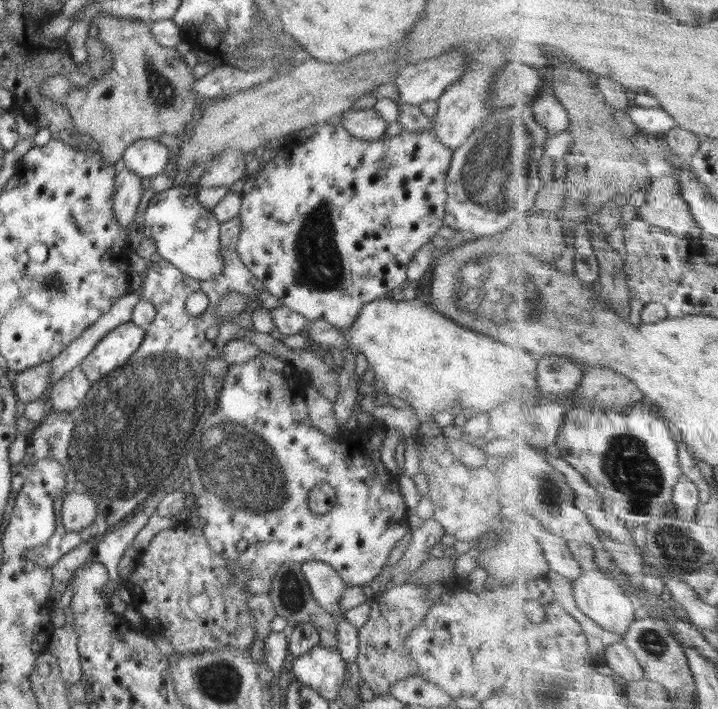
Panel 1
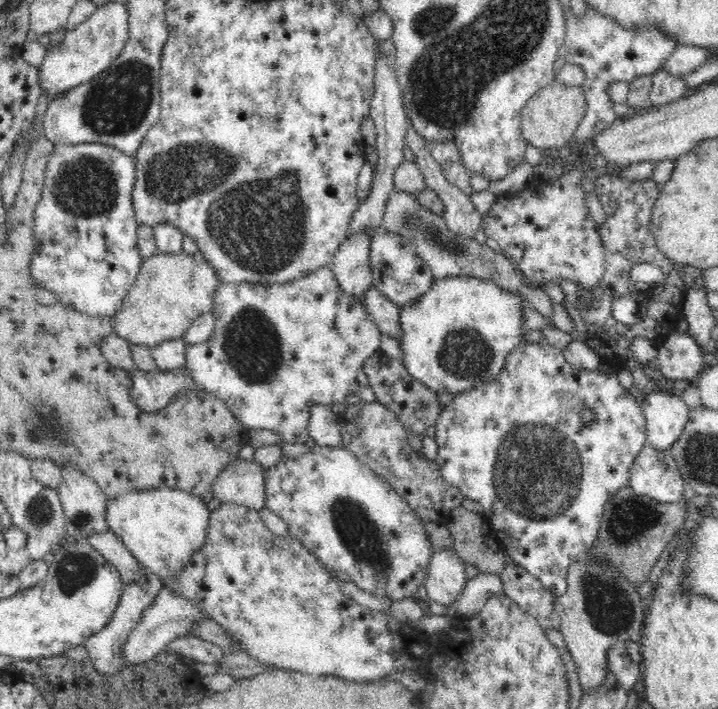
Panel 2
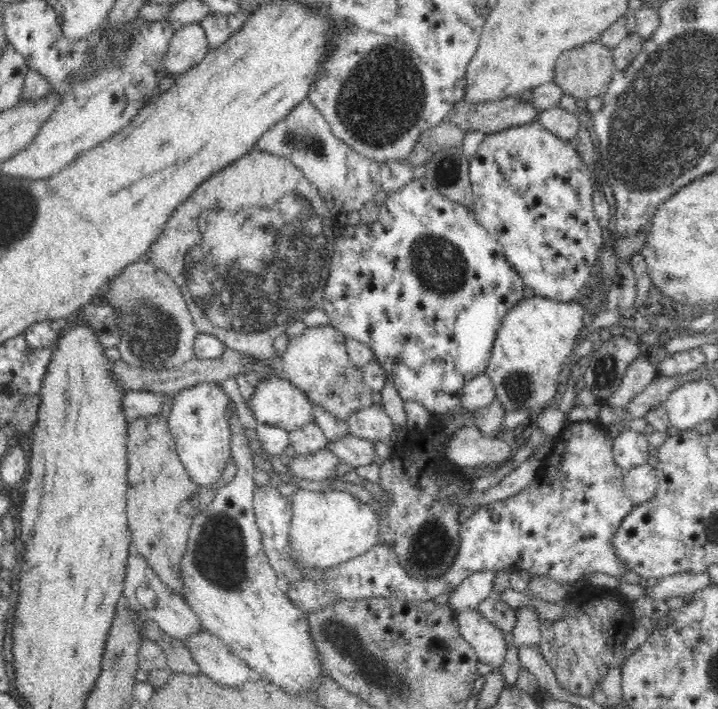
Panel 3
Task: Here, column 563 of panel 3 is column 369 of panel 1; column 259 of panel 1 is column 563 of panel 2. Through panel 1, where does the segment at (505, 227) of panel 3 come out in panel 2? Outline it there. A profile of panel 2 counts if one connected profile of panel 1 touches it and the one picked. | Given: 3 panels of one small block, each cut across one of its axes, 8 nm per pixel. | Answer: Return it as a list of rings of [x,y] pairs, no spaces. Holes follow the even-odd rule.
[[[588,149],[578,156],[571,170],[564,169],[562,176],[554,181],[546,181],[534,174],[526,182],[524,189],[517,193],[508,192],[497,196],[489,213],[481,217],[480,227],[484,229],[486,238],[496,240],[501,252],[508,255],[512,262],[525,274],[534,286],[545,286],[548,282],[559,284],[562,279],[568,279],[587,290],[584,294],[586,303],[593,297],[594,288],[600,286],[605,272],[605,250],[597,231],[596,220],[586,208],[586,197],[590,194],[582,191],[580,182],[587,179],[586,172],[596,168],[594,158],[586,159]]]

